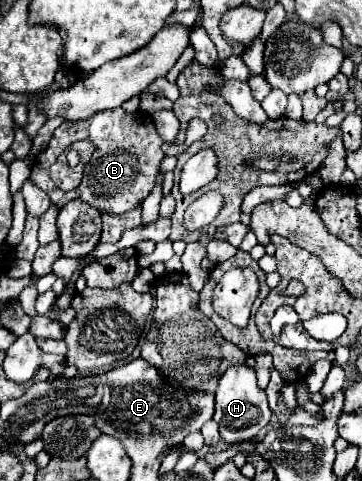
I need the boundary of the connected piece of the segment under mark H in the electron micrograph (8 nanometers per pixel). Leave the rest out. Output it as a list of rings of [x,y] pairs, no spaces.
[[[237,364],[237,366],[227,368],[227,372],[219,378],[219,386],[215,390],[215,416],[213,418],[217,420],[221,438],[227,444],[253,440],[269,424],[271,408],[267,404],[265,390],[261,390],[257,386],[257,378],[255,378],[253,368],[249,368],[245,364]]]

